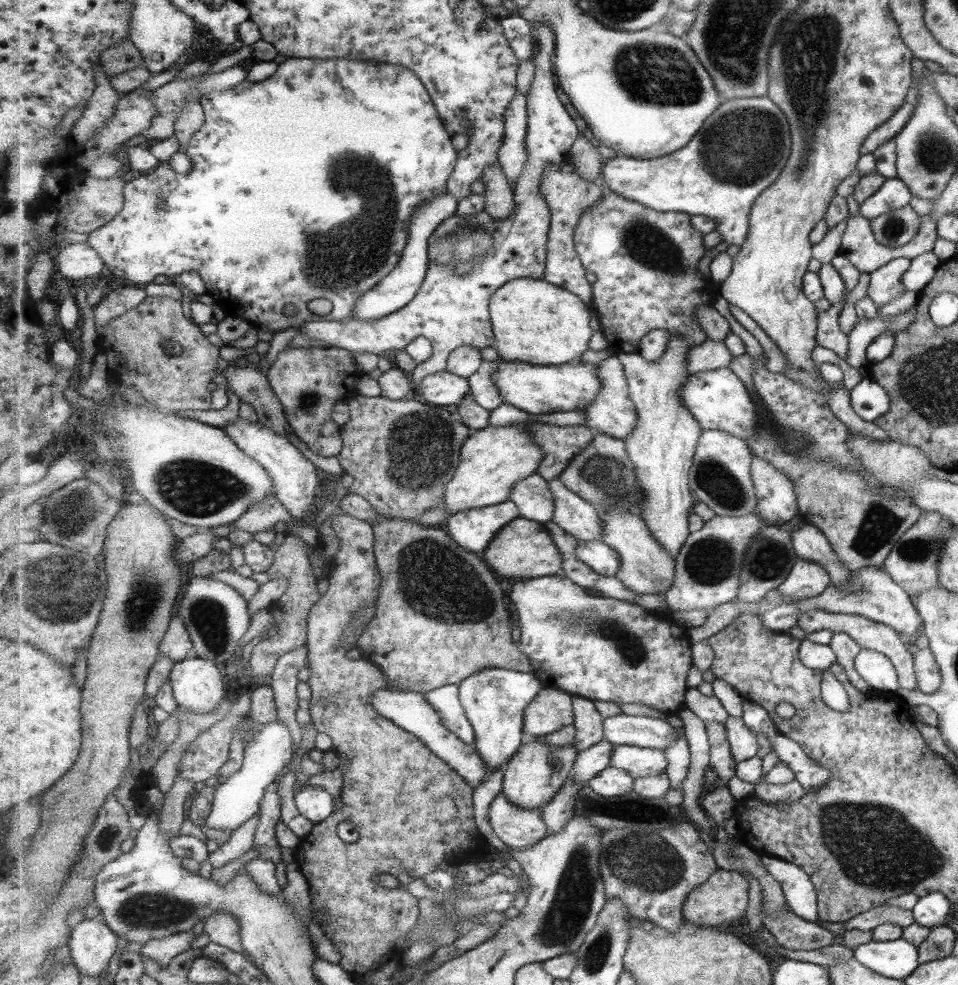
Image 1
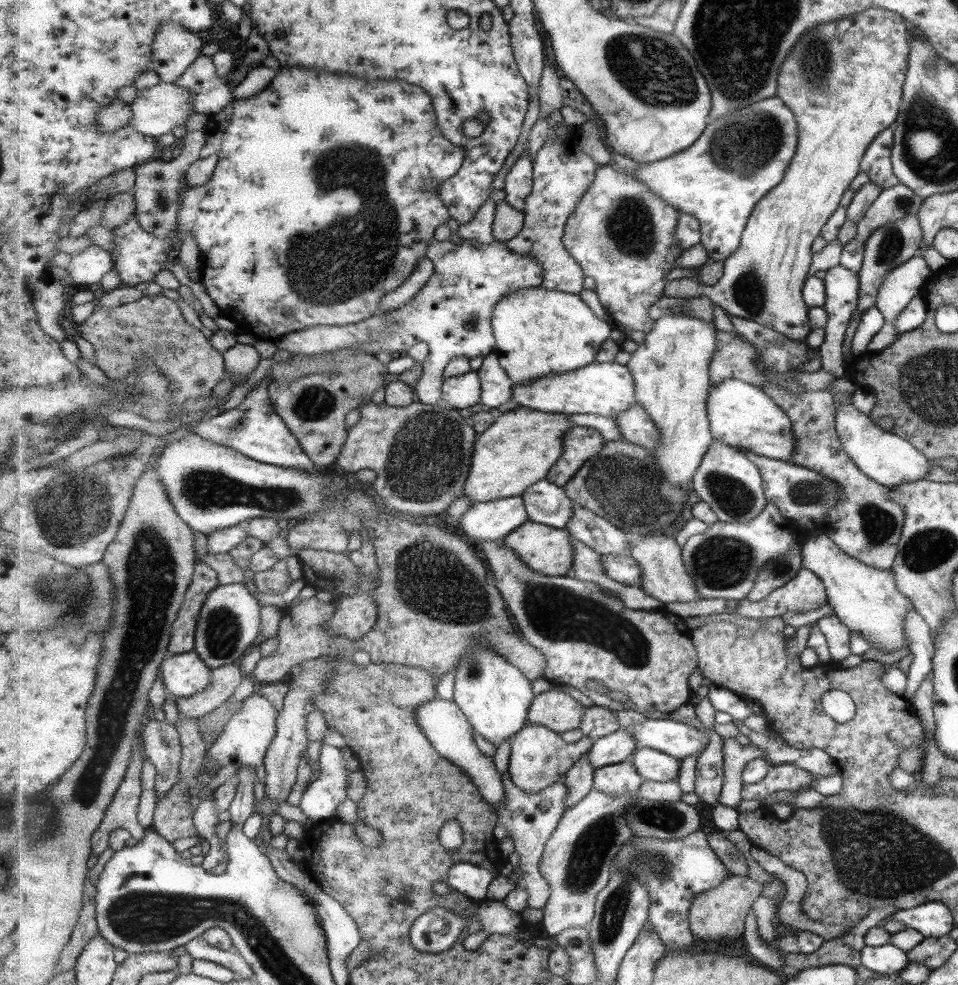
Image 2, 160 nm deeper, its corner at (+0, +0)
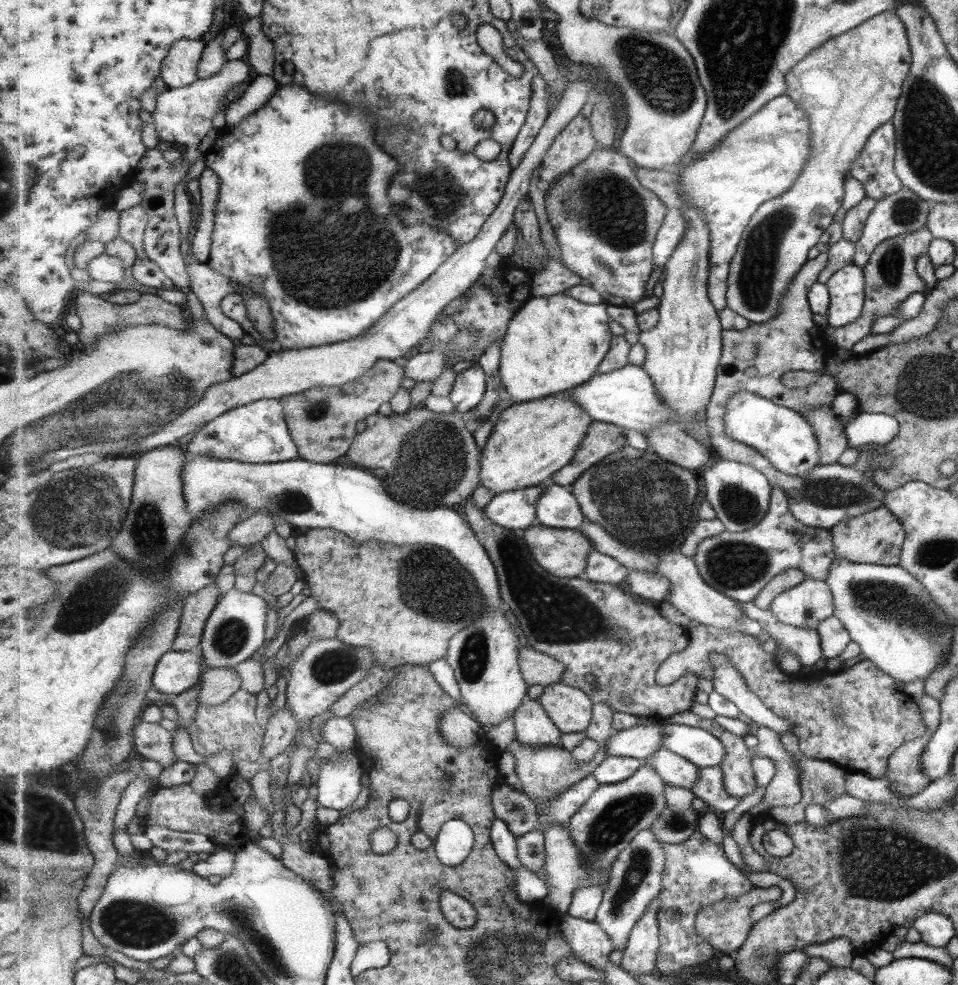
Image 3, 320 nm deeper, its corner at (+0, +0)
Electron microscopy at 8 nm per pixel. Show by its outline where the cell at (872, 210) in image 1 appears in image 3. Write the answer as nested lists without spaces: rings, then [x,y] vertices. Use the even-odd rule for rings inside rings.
[[[905,186],[902,187],[901,191],[876,201],[863,227],[862,236],[857,242],[853,242],[854,255],[852,264],[857,265],[857,268],[862,268],[870,260],[870,255],[874,252],[874,248],[879,243],[883,243],[884,239],[894,238],[894,236],[906,234],[906,232],[915,232],[925,227],[930,210],[934,206],[935,203],[933,201],[921,200]]]

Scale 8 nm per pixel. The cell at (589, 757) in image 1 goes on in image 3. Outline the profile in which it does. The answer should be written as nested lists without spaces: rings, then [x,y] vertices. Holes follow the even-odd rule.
[[[656,721],[651,725],[637,725],[629,730],[615,731],[605,744],[607,758],[635,758],[647,760],[661,749],[664,736],[661,724]]]

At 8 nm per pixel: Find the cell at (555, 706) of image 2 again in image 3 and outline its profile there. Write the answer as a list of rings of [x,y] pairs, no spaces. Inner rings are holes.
[[[557,682],[546,687],[539,702],[563,733],[586,732],[591,726],[594,700],[583,689]]]

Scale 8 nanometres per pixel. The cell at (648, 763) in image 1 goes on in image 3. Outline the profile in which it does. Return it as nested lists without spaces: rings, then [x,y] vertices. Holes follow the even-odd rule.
[[[661,748],[653,754],[653,757],[646,760],[646,764],[659,771],[659,776],[668,786],[693,790],[699,779],[698,766],[667,748]]]

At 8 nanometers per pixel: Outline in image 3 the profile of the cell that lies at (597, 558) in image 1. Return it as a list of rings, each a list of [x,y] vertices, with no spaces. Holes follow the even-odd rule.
[[[630,570],[625,581],[630,586],[631,591],[640,595],[641,598],[648,599],[649,602],[665,602],[672,593],[672,582],[659,572]]]

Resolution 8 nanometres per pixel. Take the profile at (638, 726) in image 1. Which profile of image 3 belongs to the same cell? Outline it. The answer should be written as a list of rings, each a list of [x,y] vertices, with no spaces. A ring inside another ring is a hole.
[[[659,723],[664,734],[661,748],[679,753],[700,770],[725,761],[725,745],[712,732],[686,724]]]

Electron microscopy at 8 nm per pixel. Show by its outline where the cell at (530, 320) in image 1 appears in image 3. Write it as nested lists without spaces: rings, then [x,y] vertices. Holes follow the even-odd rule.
[[[563,293],[551,297],[532,297],[511,321],[501,346],[499,376],[511,398],[516,403],[545,399],[551,395],[568,392],[591,380],[609,355],[614,340],[613,332],[609,328],[611,316],[607,311],[609,311],[607,303],[585,304]]]

